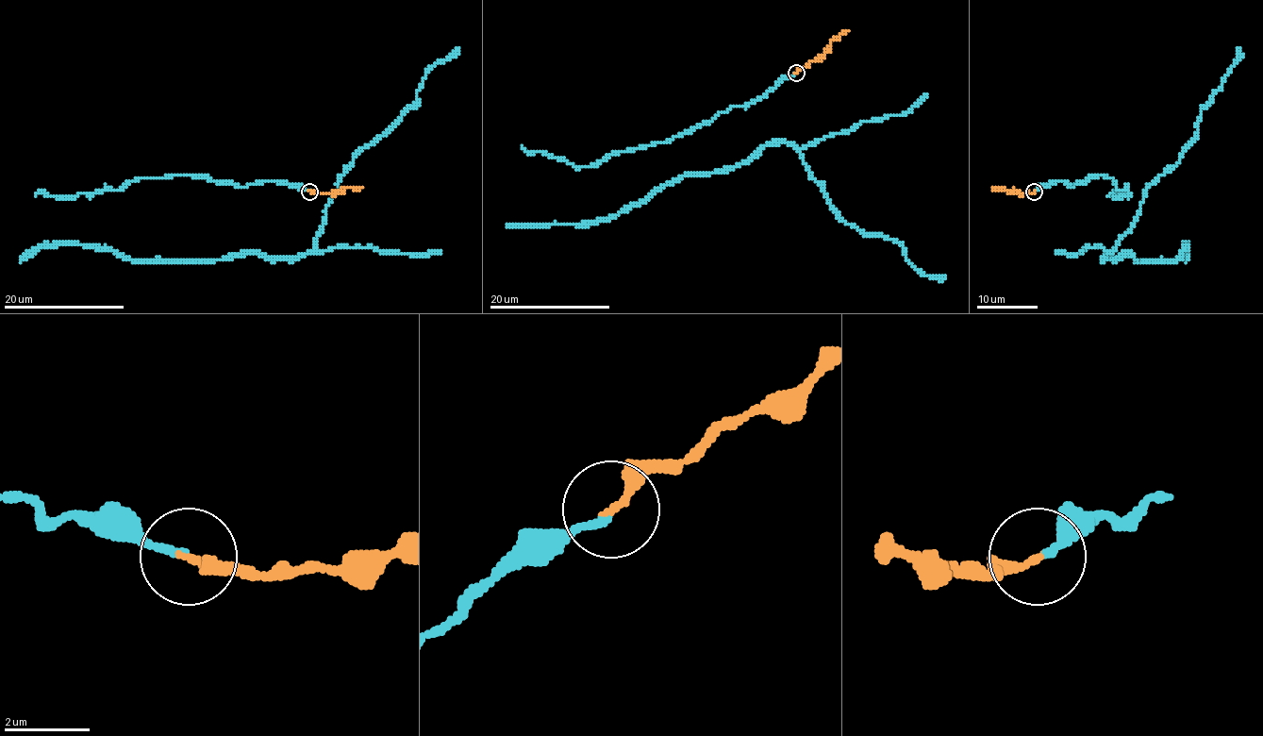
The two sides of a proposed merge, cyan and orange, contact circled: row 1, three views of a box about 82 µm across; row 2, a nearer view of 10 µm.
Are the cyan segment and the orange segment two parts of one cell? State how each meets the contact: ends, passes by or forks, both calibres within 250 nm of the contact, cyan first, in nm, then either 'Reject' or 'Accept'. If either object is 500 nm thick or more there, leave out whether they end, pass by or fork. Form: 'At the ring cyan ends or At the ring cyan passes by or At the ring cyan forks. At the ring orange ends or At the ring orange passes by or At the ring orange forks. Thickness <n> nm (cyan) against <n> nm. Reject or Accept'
At the ring cyan ends. At the ring orange ends. Thickness 170 nm (cyan) against 200 nm. Accept

